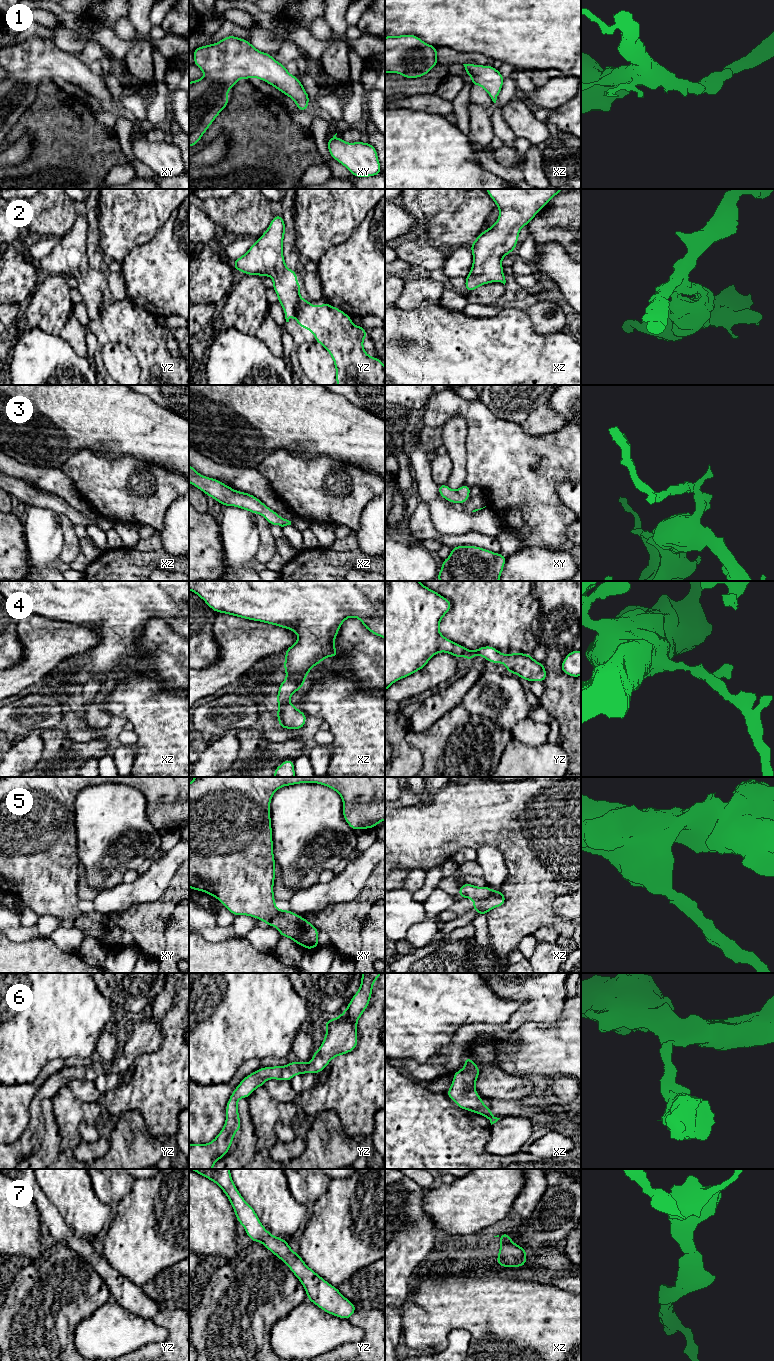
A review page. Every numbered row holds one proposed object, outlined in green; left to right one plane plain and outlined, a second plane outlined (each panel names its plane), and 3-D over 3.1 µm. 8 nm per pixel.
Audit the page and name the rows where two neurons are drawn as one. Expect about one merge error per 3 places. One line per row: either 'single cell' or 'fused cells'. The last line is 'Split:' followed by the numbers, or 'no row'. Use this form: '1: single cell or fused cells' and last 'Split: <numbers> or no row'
1: single cell
2: single cell
3: single cell
4: single cell
5: single cell
6: single cell
7: single cell
Split: no row

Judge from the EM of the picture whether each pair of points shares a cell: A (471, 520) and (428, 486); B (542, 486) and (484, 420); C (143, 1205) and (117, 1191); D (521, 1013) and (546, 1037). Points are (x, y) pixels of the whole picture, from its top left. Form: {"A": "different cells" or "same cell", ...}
{"A": "same cell", "B": "same cell", "C": "different cells", "D": "different cells"}

